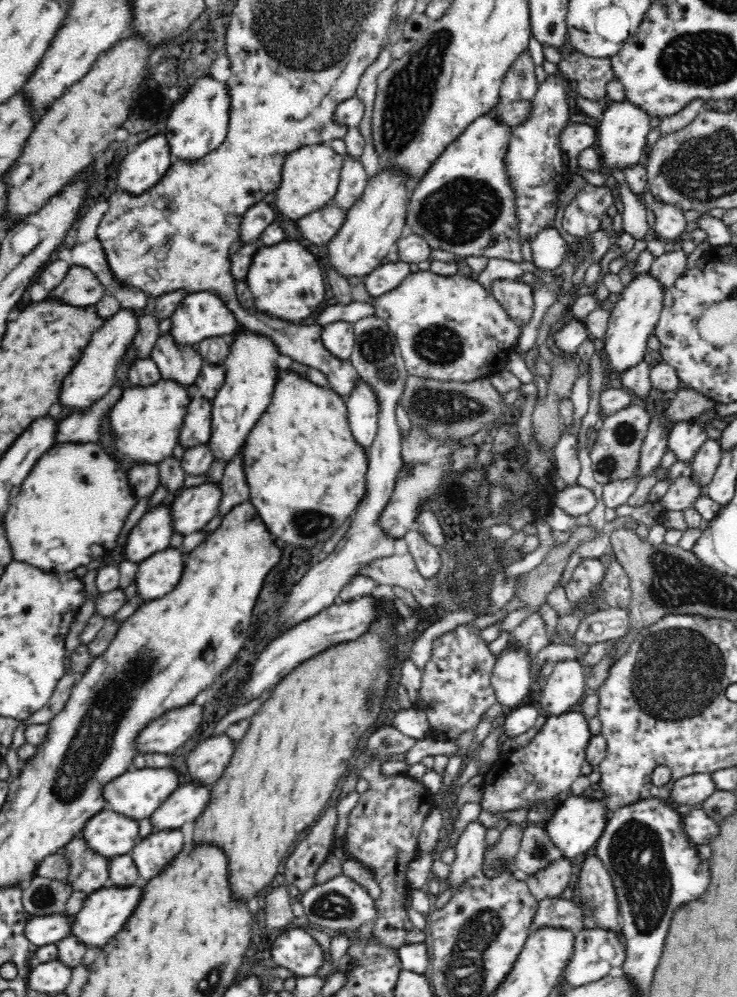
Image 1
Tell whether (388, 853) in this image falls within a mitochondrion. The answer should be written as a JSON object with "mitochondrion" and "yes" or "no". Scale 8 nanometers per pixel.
{"mitochondrion":"no"}

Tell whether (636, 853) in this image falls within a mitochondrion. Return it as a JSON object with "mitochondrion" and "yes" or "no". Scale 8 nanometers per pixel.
{"mitochondrion":"yes"}

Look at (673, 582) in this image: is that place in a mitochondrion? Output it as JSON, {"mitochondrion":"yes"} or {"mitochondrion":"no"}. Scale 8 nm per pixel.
{"mitochondrion":"yes"}

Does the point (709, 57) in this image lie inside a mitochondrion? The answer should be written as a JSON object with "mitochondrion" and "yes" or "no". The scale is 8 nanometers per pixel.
{"mitochondrion":"yes"}

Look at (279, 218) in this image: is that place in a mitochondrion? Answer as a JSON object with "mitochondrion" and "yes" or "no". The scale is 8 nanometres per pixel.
{"mitochondrion":"no"}

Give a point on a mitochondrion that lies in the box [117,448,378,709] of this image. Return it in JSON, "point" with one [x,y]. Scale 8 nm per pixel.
{"point":[310,525]}

